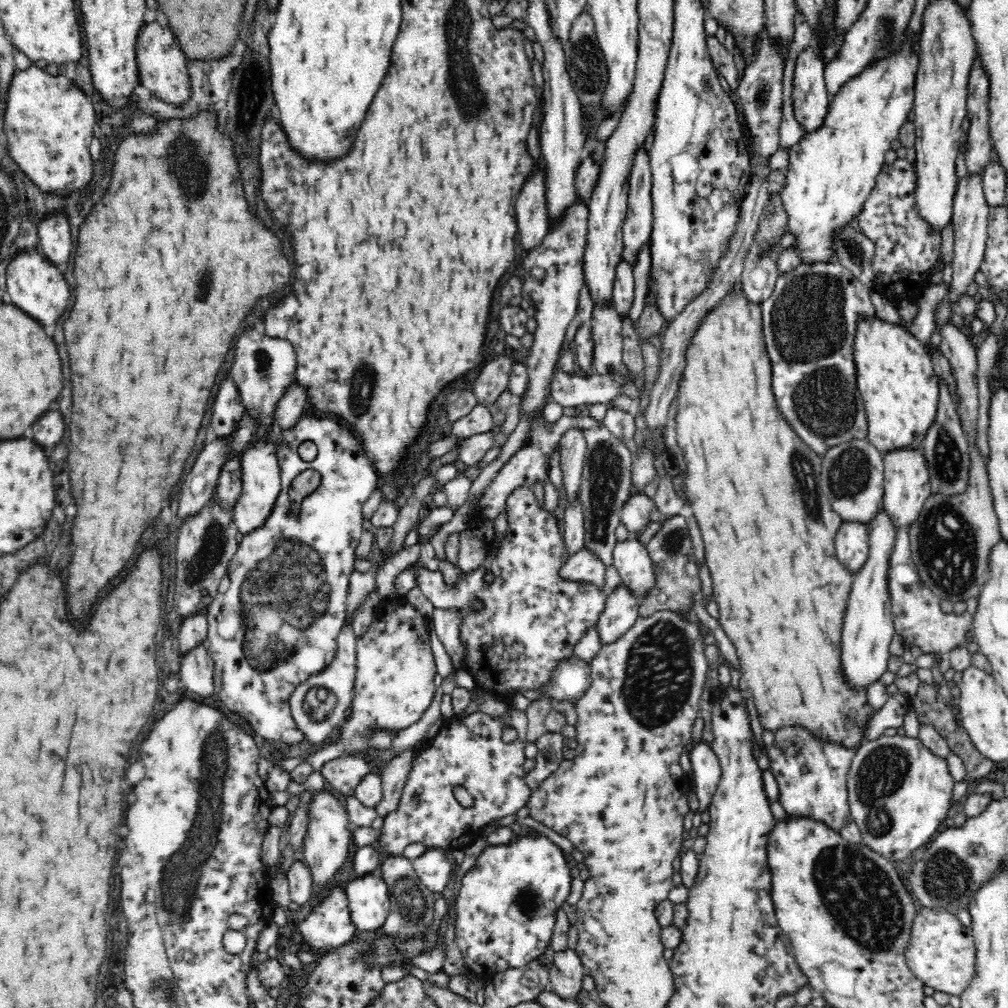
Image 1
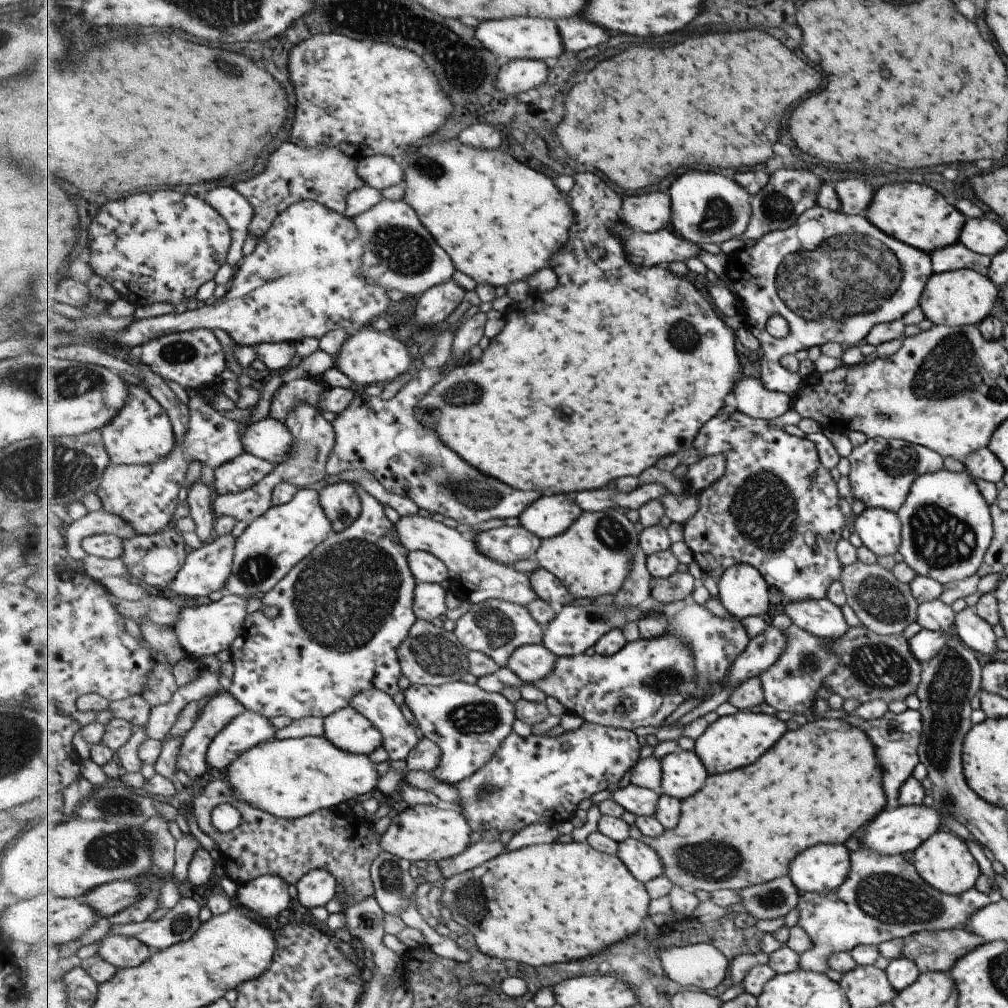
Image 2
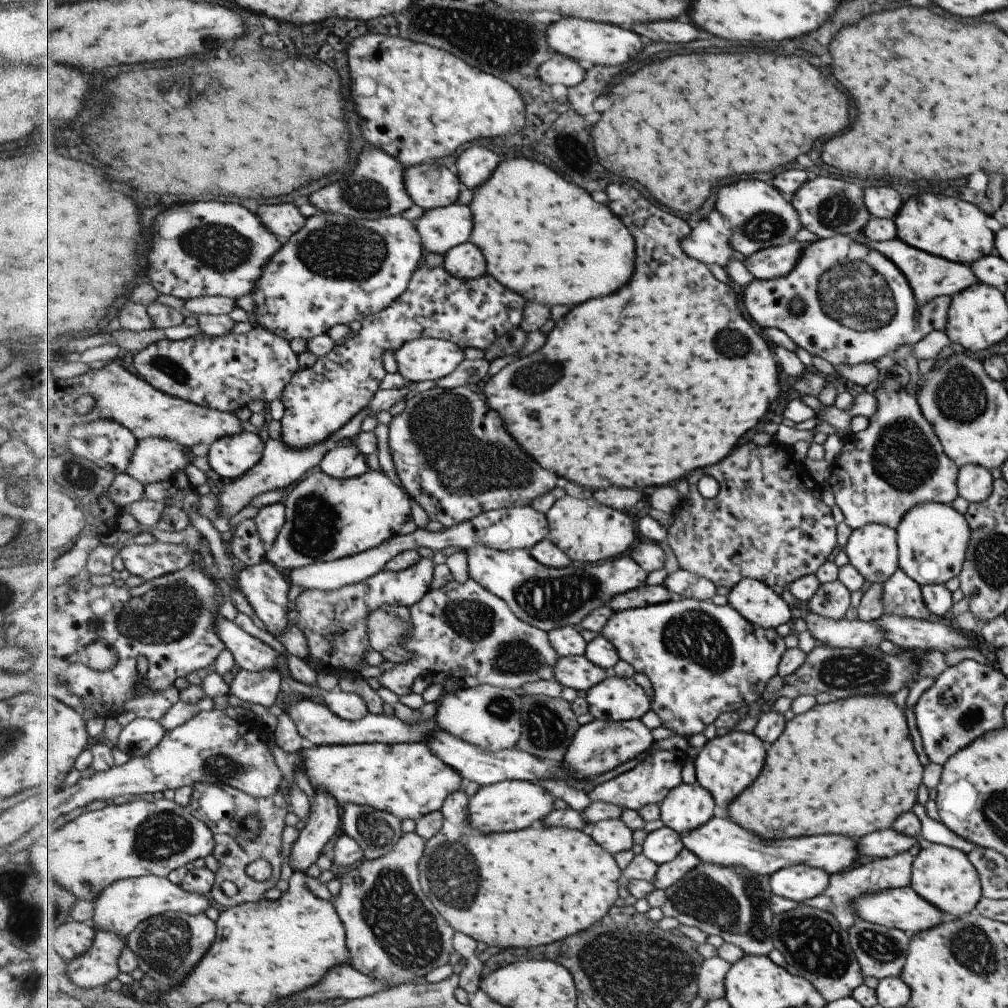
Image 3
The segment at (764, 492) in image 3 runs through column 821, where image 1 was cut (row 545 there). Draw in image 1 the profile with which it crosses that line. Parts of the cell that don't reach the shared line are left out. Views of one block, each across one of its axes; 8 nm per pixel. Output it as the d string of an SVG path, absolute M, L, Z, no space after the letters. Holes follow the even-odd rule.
M522 485L511 490L505 512L508 512L508 532L504 540L498 544L496 554L492 552L494 546L488 548L486 560L480 568L464 574L464 578L457 578L453 585L448 585L440 570L430 571L420 566L416 584L435 608L465 610L470 607L470 612L463 616L459 628L460 640L465 648L466 670L475 678L475 686L479 686L484 692L493 693L509 706L508 718L491 718L481 711L470 714L468 718L453 718L445 721L440 732L429 745L418 750L399 805L383 820L382 836L378 842L385 851L384 856L388 854L389 857L400 857L406 846L414 842L424 843L430 848L440 847L464 851L482 837L486 824L490 824L494 819L516 814L529 802L531 789L527 786L525 780L527 774L523 768L524 760L526 760L525 747L528 744L527 715L526 712L511 706L511 699L520 690L536 690L540 686L545 686L560 663L573 655L582 634L597 624L604 610L606 591L598 589L591 582L564 579L558 575L561 566L564 566L569 559L566 544L558 530L556 516L552 516L552 513L546 512L538 504L530 488ZM487 570L494 573L493 582L484 581L483 576ZM476 601L482 601L484 605L482 610L471 608L471 604ZM507 726L514 727L518 731L518 738L511 744L502 741L502 731ZM457 788L462 788L472 795L474 799L472 806L465 807L458 802L454 796Z

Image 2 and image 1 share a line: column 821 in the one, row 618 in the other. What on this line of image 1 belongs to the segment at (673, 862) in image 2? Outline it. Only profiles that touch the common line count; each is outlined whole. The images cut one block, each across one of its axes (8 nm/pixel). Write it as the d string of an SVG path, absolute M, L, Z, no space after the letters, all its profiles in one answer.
M734 289L720 302L716 304L702 324L698 326L696 334L692 336L692 342L686 350L686 367L682 372L682 378L678 382L676 413L676 440L682 448L686 470L682 476L683 494L688 497L686 506L692 508L692 512L699 525L702 540L704 542L705 562L712 577L713 598L718 605L719 624L722 626L728 638L732 641L739 658L741 677L739 685L742 690L748 690L754 698L754 706L760 716L762 729L778 733L782 726L804 726L812 737L836 743L849 749L858 747L862 743L862 736L866 730L866 724L870 720L873 710L867 699L867 690L850 686L846 681L846 674L842 671L841 661L841 636L843 620L847 608L850 589L853 584L853 575L842 562L836 558L834 552L834 536L838 532L838 526L843 523L839 514L832 512L827 496L820 496L818 490L818 476L821 470L821 457L793 432L785 418L781 416L775 396L771 390L772 366L766 352L766 345L762 332L761 305L746 301L744 292L735 293Z

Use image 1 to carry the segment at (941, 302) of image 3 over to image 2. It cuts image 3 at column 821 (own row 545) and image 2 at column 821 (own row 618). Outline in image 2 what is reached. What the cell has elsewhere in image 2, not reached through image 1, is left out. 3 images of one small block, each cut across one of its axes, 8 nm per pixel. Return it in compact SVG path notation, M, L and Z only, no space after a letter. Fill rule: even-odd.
M814 206L806 210L804 214L798 220L798 224L789 228L788 230L775 230L766 234L764 238L761 238L752 247L745 247L729 259L726 266L726 273L733 278L733 288L738 294L740 300L740 310L745 318L746 328L748 328L761 342L761 346L764 347L765 356L762 360L762 377L747 377L744 376L738 381L738 386L735 386L732 394L732 400L737 406L737 410L747 415L753 416L757 419L774 420L774 418L780 418L784 416L786 412L793 408L793 396L801 389L804 379L797 372L790 372L782 366L782 358L786 354L798 354L800 350L812 349L813 346L819 346L829 343L837 342L850 349L854 345L860 342L864 342L868 336L870 330L880 323L889 323L896 319L901 319L910 309L918 306L919 296L922 294L923 287L926 286L927 278L930 278L932 273L931 268L931 256L930 253L924 253L923 250L912 248L910 245L899 241L897 238L891 237L886 233L883 233L877 226L874 226L864 214L849 215L840 211L831 211L824 207ZM776 315L783 316L791 323L790 338L779 339L775 337L768 328L769 320Z

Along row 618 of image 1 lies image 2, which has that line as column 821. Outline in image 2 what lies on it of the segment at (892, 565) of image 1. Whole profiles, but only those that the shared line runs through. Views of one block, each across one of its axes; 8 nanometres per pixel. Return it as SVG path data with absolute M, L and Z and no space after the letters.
M858 849L851 852L851 872L838 889L824 893L805 893L802 895L799 909L798 925L806 929L810 948L804 955L803 967L817 973L828 972L830 967L827 958L842 951L850 952L858 944L880 944L894 938L906 938L920 931L939 931L965 926L970 917L986 906L988 900L982 897L979 890L972 887L957 895L940 892L930 886L918 873L913 864L906 861L903 855L881 855L872 849Z

